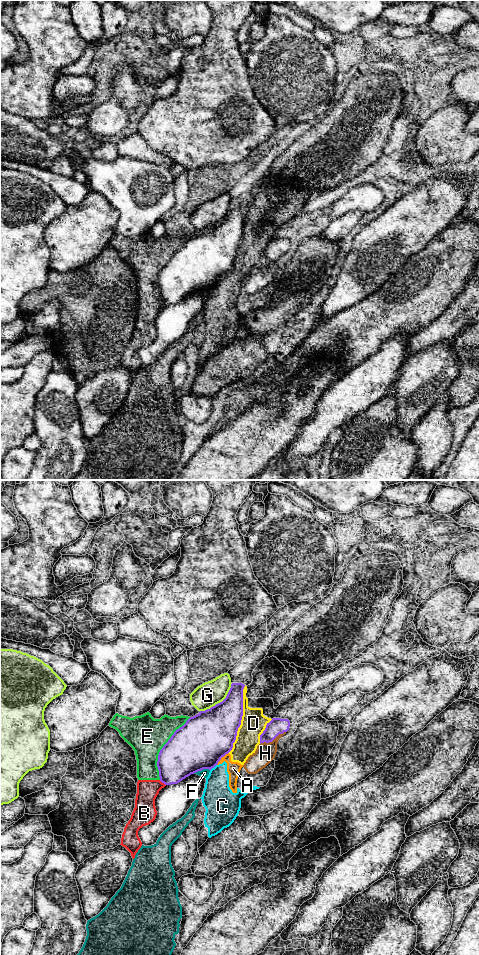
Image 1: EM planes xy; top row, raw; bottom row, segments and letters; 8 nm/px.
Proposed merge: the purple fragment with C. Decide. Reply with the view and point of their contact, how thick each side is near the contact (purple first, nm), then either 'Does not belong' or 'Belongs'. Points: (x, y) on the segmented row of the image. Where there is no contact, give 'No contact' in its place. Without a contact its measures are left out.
Touches purple at xy (213, 767). Thickness 400 nm (purple) against 240 nm. Does not belong

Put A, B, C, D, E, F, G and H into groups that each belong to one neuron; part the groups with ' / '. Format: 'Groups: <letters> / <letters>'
Groups: A C D / B E / F / G / H

